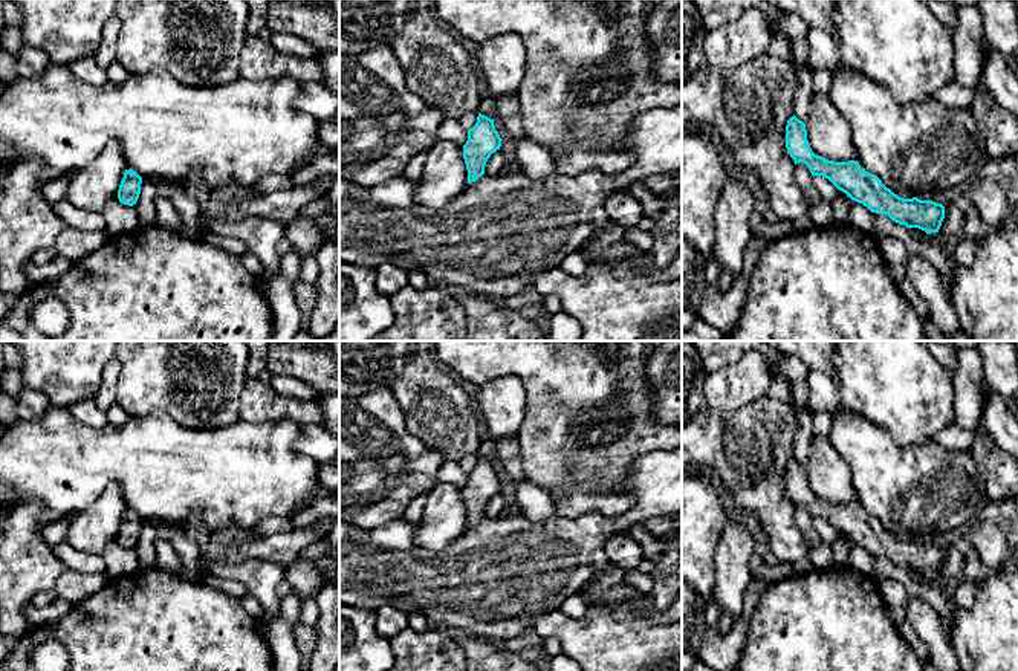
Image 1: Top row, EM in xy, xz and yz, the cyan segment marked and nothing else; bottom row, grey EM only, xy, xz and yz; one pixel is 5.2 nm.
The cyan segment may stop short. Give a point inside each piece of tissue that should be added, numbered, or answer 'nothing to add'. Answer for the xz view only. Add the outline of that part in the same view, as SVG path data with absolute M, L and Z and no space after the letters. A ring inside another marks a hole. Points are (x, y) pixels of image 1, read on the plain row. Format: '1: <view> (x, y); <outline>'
nothing to add

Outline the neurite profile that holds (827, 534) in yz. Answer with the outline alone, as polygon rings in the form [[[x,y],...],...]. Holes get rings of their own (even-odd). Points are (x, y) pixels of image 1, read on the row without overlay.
[[[815,518],[813,526],[821,543],[832,544],[841,535],[828,521],[822,518]]]

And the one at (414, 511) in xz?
[[[422,494],[419,497],[416,497],[408,507],[405,509],[404,515],[400,517],[405,521],[410,523],[419,523],[422,515],[423,515],[423,509],[428,500],[428,494]]]

